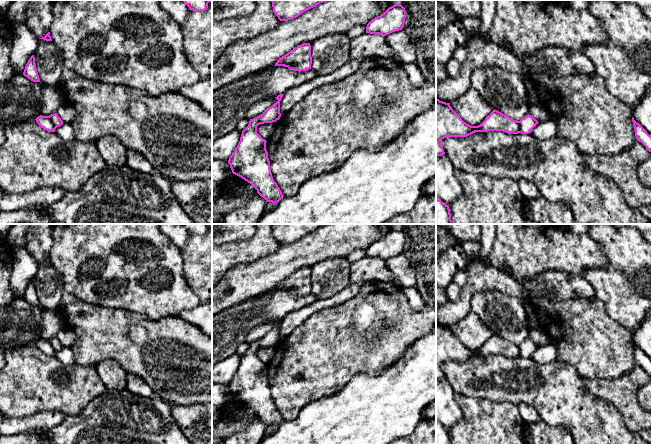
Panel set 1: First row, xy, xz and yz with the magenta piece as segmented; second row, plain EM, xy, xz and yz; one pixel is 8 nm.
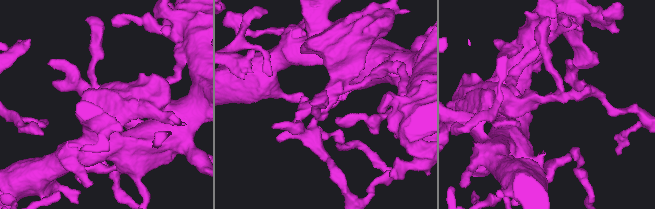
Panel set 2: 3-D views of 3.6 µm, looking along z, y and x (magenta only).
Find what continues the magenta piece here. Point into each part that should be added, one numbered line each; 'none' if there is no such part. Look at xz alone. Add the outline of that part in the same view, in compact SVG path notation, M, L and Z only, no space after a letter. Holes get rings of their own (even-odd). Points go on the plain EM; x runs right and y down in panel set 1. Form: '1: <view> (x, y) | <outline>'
none

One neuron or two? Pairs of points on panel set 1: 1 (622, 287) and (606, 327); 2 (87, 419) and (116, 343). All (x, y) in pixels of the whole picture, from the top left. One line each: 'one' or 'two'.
1: two
2: two

